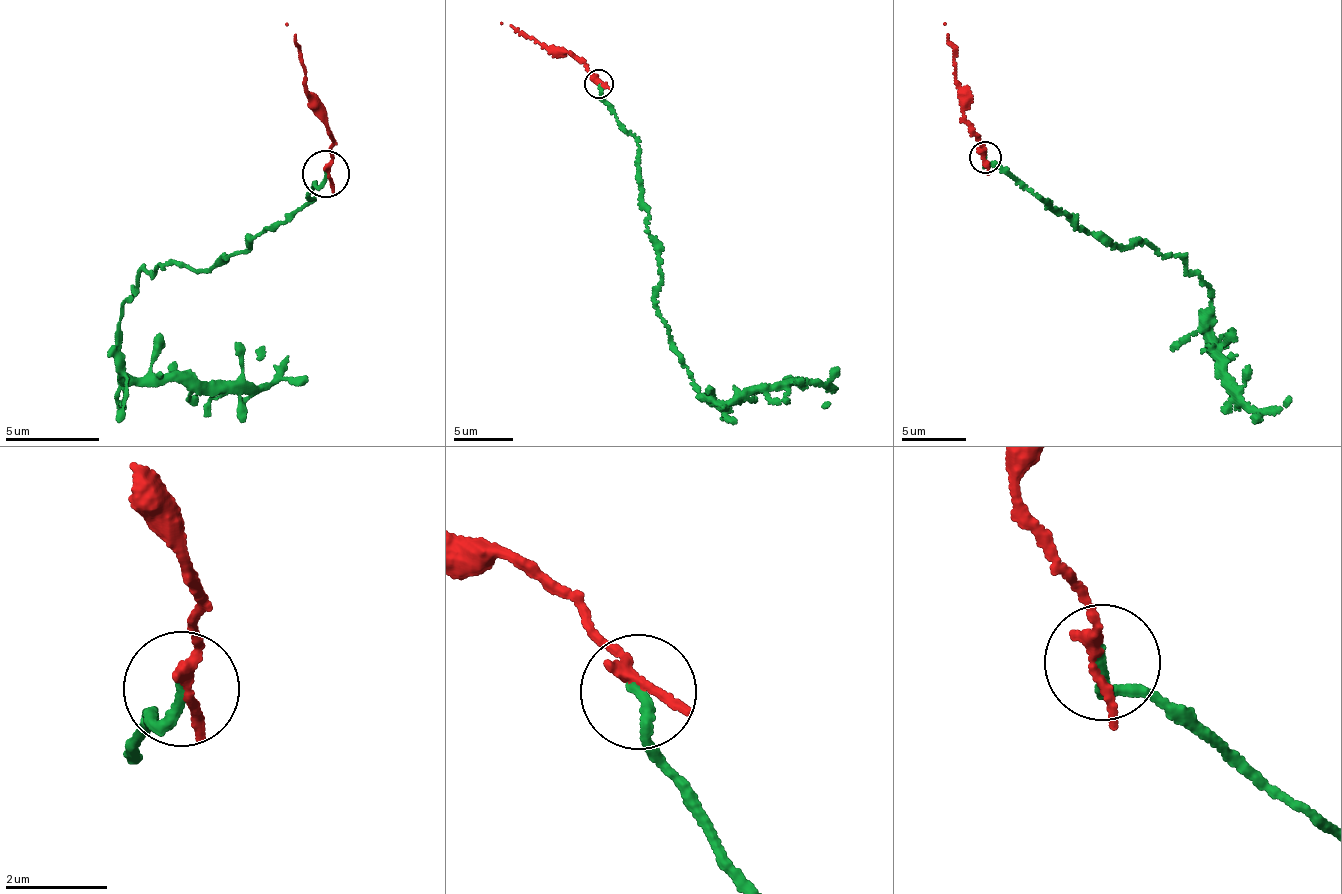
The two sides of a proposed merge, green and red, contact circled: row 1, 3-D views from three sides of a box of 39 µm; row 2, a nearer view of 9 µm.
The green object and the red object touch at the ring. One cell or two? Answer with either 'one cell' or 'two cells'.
two cells

